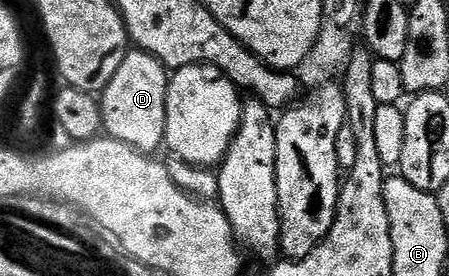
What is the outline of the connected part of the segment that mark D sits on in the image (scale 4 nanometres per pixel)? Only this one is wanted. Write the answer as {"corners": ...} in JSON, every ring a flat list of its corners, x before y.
{"corners":[[130,50,119,69,115,69,115,77,111,77,99,95,104,134,131,145,136,151,157,153,157,150,162,150,167,121,169,76,170,72,158,61,156,55]]}

